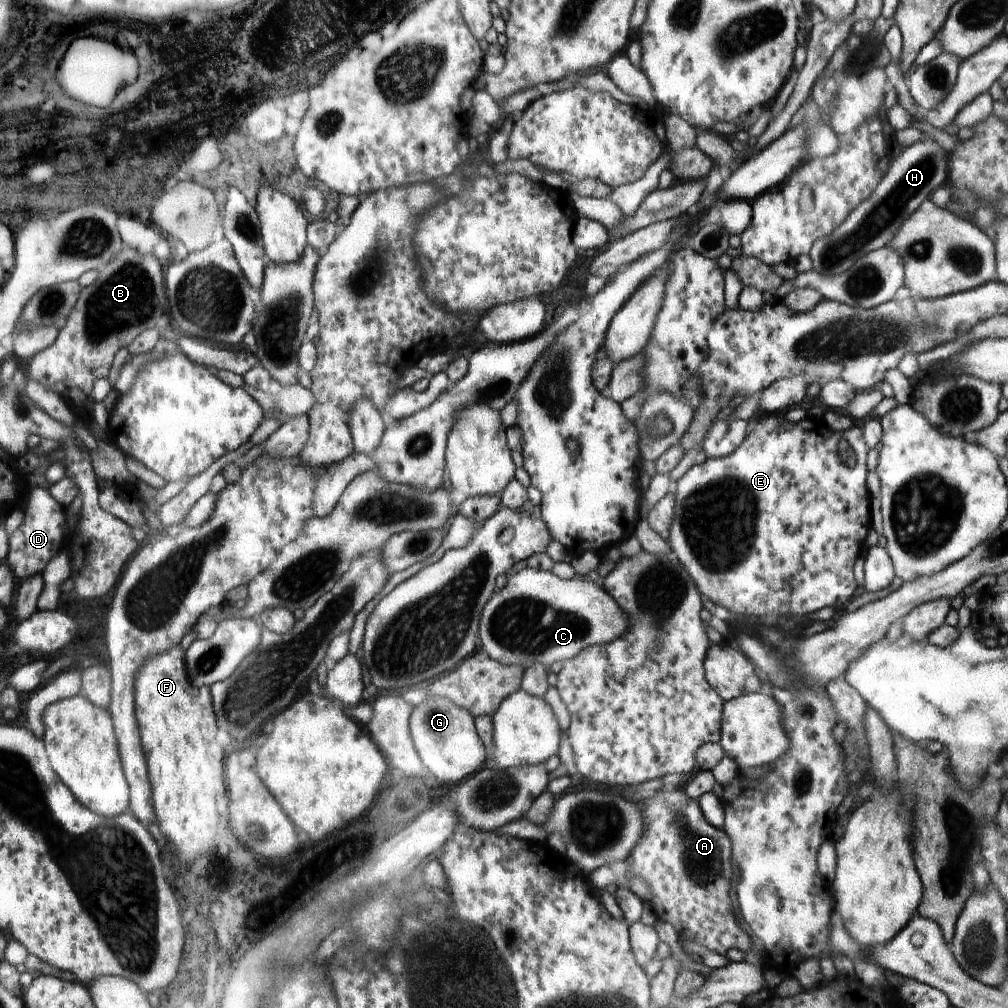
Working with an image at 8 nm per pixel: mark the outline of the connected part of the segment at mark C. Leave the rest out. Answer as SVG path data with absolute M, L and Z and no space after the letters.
M520 566L509 573L507 579L506 585L488 600L480 620L481 649L500 664L516 665L525 669L538 663L549 668L554 662L575 658L580 651L590 646L613 642L630 629L628 614L616 604L616 600L607 590L600 588L596 582L590 582L586 576L576 575L572 580L564 580L552 571Z

